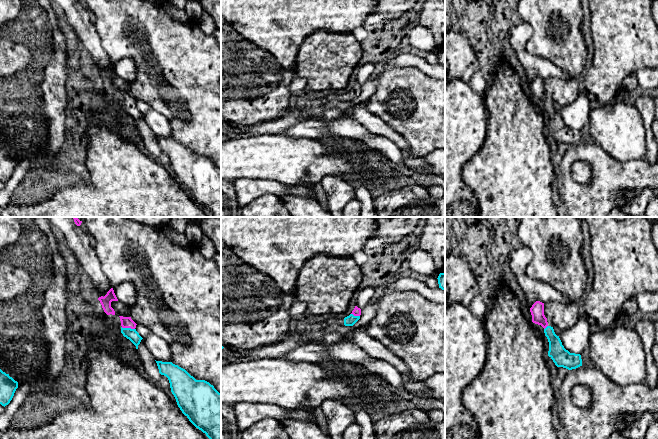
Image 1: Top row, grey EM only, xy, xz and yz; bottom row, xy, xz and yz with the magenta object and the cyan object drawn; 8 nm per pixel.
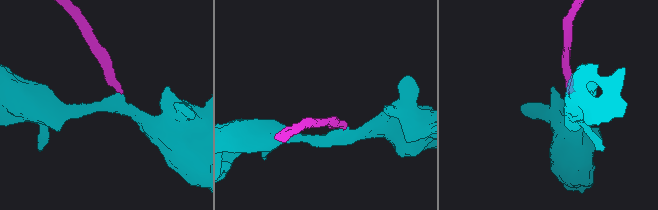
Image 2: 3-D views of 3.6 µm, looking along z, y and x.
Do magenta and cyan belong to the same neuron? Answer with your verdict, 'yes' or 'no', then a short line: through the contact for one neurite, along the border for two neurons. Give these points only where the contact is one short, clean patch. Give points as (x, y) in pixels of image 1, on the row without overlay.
yes; line xy (126, 98), (128, 103), (131, 110)

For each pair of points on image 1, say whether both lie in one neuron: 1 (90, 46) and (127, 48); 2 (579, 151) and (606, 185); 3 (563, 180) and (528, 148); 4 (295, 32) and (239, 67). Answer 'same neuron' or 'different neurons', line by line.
1: different neurons
2: same neuron
3: different neurons
4: same neuron

